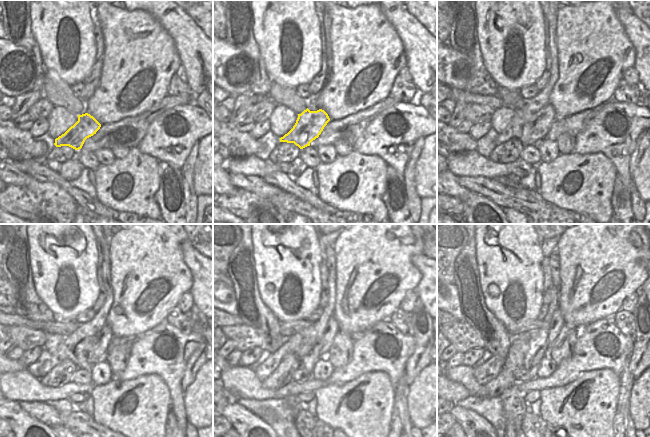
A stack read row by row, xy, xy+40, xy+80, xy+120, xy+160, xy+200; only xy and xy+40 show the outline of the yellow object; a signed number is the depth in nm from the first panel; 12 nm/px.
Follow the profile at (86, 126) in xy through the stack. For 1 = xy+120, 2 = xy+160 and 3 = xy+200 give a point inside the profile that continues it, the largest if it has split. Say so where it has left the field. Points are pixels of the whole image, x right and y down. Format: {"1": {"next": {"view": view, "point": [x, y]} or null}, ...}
{"1": {"next": {"view": "xy+120", "point": [78, 347]}}, "2": {"next": {"view": "xy+160", "point": [300, 343]}}, "3": {"next": {"view": "xy+200", "point": [485, 373]}}}

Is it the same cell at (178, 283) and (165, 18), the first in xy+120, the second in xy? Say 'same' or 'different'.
different

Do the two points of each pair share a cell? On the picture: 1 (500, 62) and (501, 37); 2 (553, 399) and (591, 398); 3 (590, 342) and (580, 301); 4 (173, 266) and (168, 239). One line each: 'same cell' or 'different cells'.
1: same cell
2: same cell
3: different cells
4: same cell

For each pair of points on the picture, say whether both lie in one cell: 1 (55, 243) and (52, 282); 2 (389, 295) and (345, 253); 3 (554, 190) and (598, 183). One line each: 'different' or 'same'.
1: same
2: same
3: same

